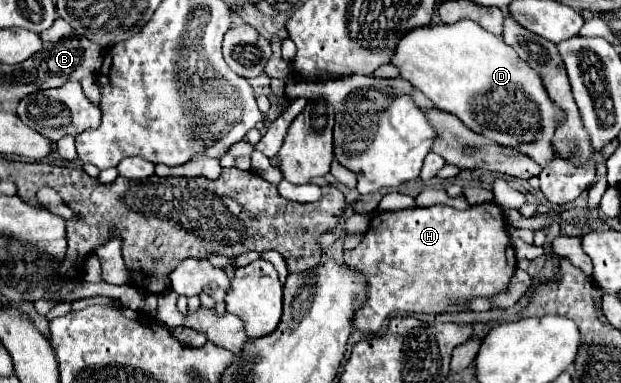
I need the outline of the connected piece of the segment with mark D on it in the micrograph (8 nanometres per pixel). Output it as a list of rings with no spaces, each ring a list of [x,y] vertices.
[[[464,19],[452,25],[422,25],[410,29],[390,61],[400,69],[400,77],[420,89],[436,109],[456,115],[476,133],[526,153],[538,165],[554,159],[550,139],[558,123],[564,121],[562,111],[550,101],[538,73],[522,61],[502,37]]]

